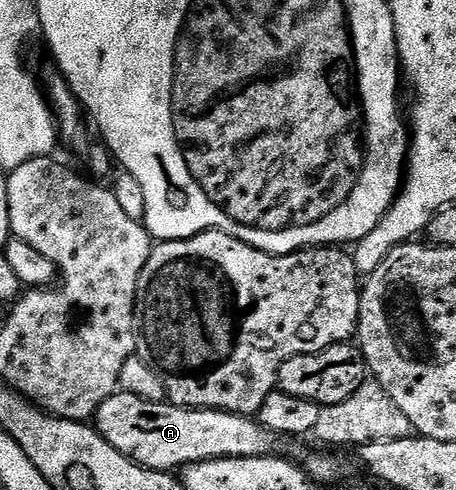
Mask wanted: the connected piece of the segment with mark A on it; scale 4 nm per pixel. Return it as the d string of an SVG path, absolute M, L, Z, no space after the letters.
M117 392L98 408L94 428L122 456L147 470L176 472L181 468L215 458L267 458L278 442L255 417L232 414L229 410L202 410L174 406L171 402L142 400Z

